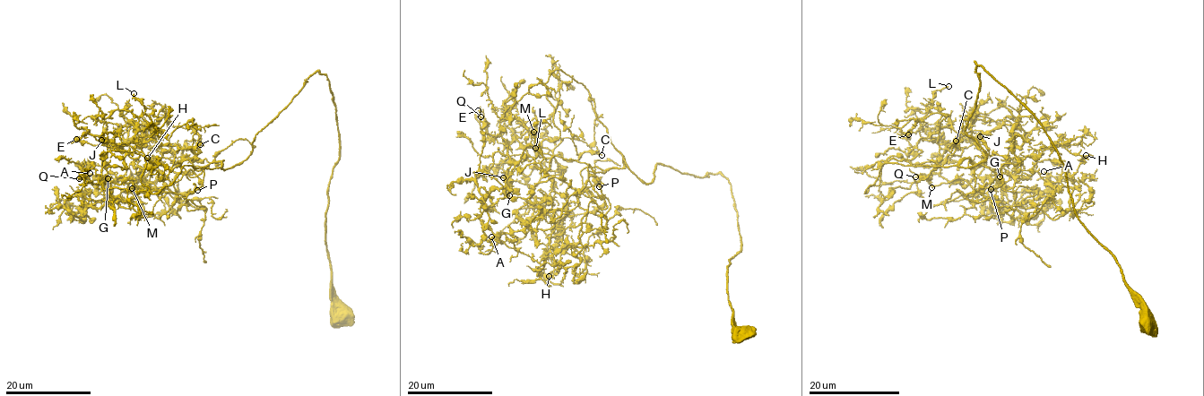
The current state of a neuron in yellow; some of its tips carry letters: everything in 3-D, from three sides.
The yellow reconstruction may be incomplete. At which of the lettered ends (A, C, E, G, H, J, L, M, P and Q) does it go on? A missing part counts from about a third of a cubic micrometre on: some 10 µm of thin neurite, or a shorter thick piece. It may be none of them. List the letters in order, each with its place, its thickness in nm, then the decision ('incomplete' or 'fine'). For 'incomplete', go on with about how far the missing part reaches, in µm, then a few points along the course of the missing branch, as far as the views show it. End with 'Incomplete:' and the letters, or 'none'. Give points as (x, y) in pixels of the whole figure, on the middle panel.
A: (491, 236) | 280 nm | fine
C: (602, 155) | 200 nm | fine
E: (478, 110) | 240 nm | fine
G: (509, 195) | 150 nm | fine
H: (549, 276) | 150 nm | fine
J: (503, 177) | 260 nm | fine
L: (535, 148) | 200 nm | fine
M: (533, 132) | 200 nm | incomplete | 20 µm | (533, 132), (531, 116), (549, 108), (550, 98), (560, 114)
P: (599, 186) | 120 nm | fine
Q: (480, 116) | 200 nm | fine
Incomplete: M

